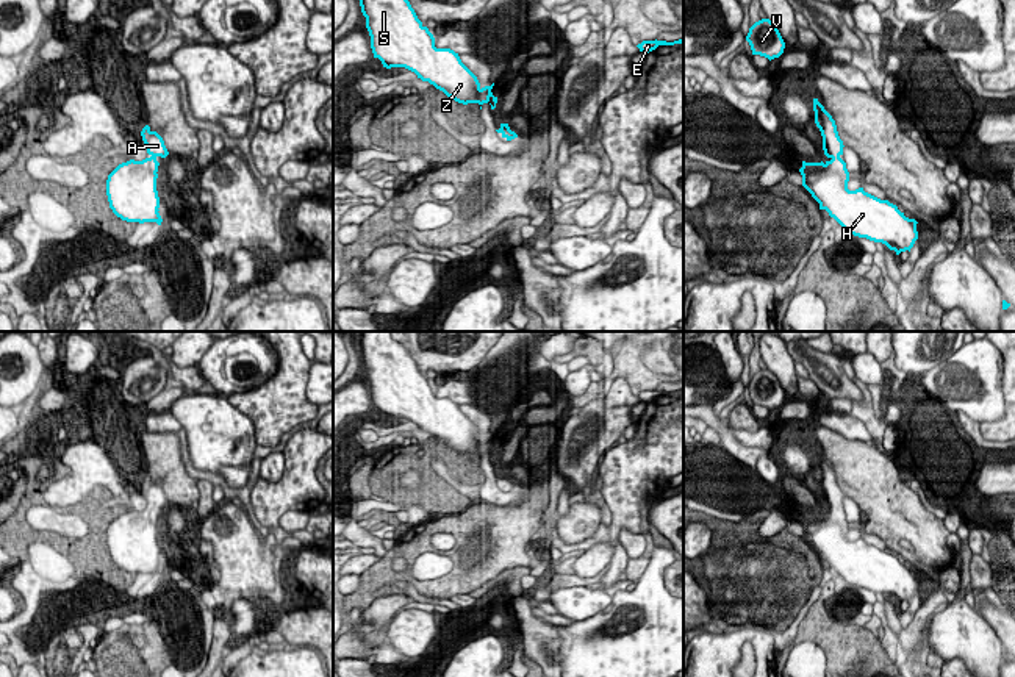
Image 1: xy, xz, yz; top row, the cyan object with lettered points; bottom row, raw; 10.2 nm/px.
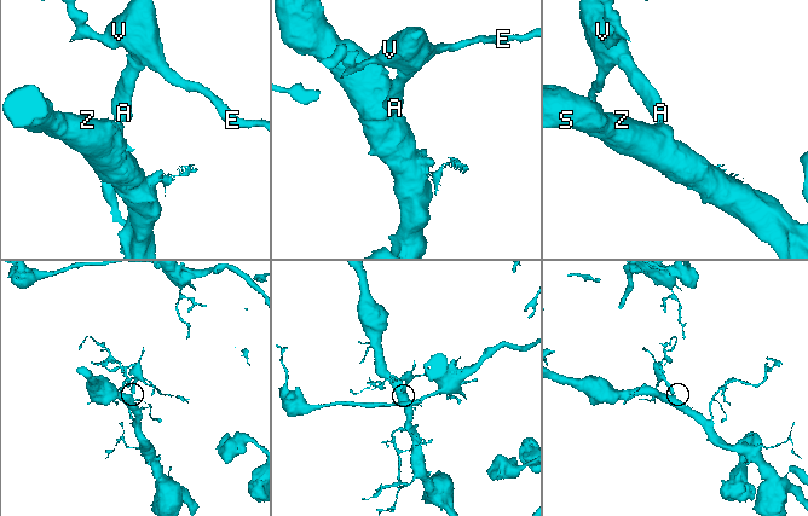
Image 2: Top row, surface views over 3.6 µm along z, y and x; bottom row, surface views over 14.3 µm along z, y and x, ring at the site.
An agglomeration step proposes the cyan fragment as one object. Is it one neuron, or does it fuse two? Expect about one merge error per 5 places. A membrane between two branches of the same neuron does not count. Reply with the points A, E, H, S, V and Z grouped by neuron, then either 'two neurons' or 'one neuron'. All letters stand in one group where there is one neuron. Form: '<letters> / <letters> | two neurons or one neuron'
A E H S V Z | one neuron

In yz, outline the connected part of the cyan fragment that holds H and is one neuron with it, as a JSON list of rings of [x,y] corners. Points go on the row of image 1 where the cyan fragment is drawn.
[[[813,99],[815,124],[823,136],[823,150],[829,158],[826,163],[805,163],[799,169],[802,175],[802,186],[812,194],[812,197],[820,203],[820,210],[826,210],[830,217],[834,217],[848,233],[866,238],[874,242],[885,244],[890,250],[895,250],[896,255],[913,247],[918,239],[916,220],[909,219],[898,210],[896,205],[888,200],[881,200],[868,192],[863,188],[855,191],[848,189],[849,172],[846,163],[840,158],[843,155],[843,141],[838,136],[835,120],[824,109],[824,106]]]

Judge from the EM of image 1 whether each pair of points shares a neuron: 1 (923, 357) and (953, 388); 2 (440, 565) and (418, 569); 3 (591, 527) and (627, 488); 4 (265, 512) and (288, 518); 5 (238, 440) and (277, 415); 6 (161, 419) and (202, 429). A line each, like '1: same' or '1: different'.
1: different
2: same
3: different
4: different
5: different
6: different

